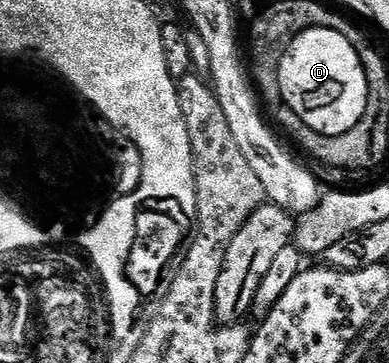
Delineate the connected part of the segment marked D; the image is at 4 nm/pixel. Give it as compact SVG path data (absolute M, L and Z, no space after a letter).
M313 28L297 35L278 59L279 82L277 89L283 94L287 108L297 112L305 124L309 124L326 138L349 132L365 116L369 84L359 53L349 44L341 32L329 28Z

